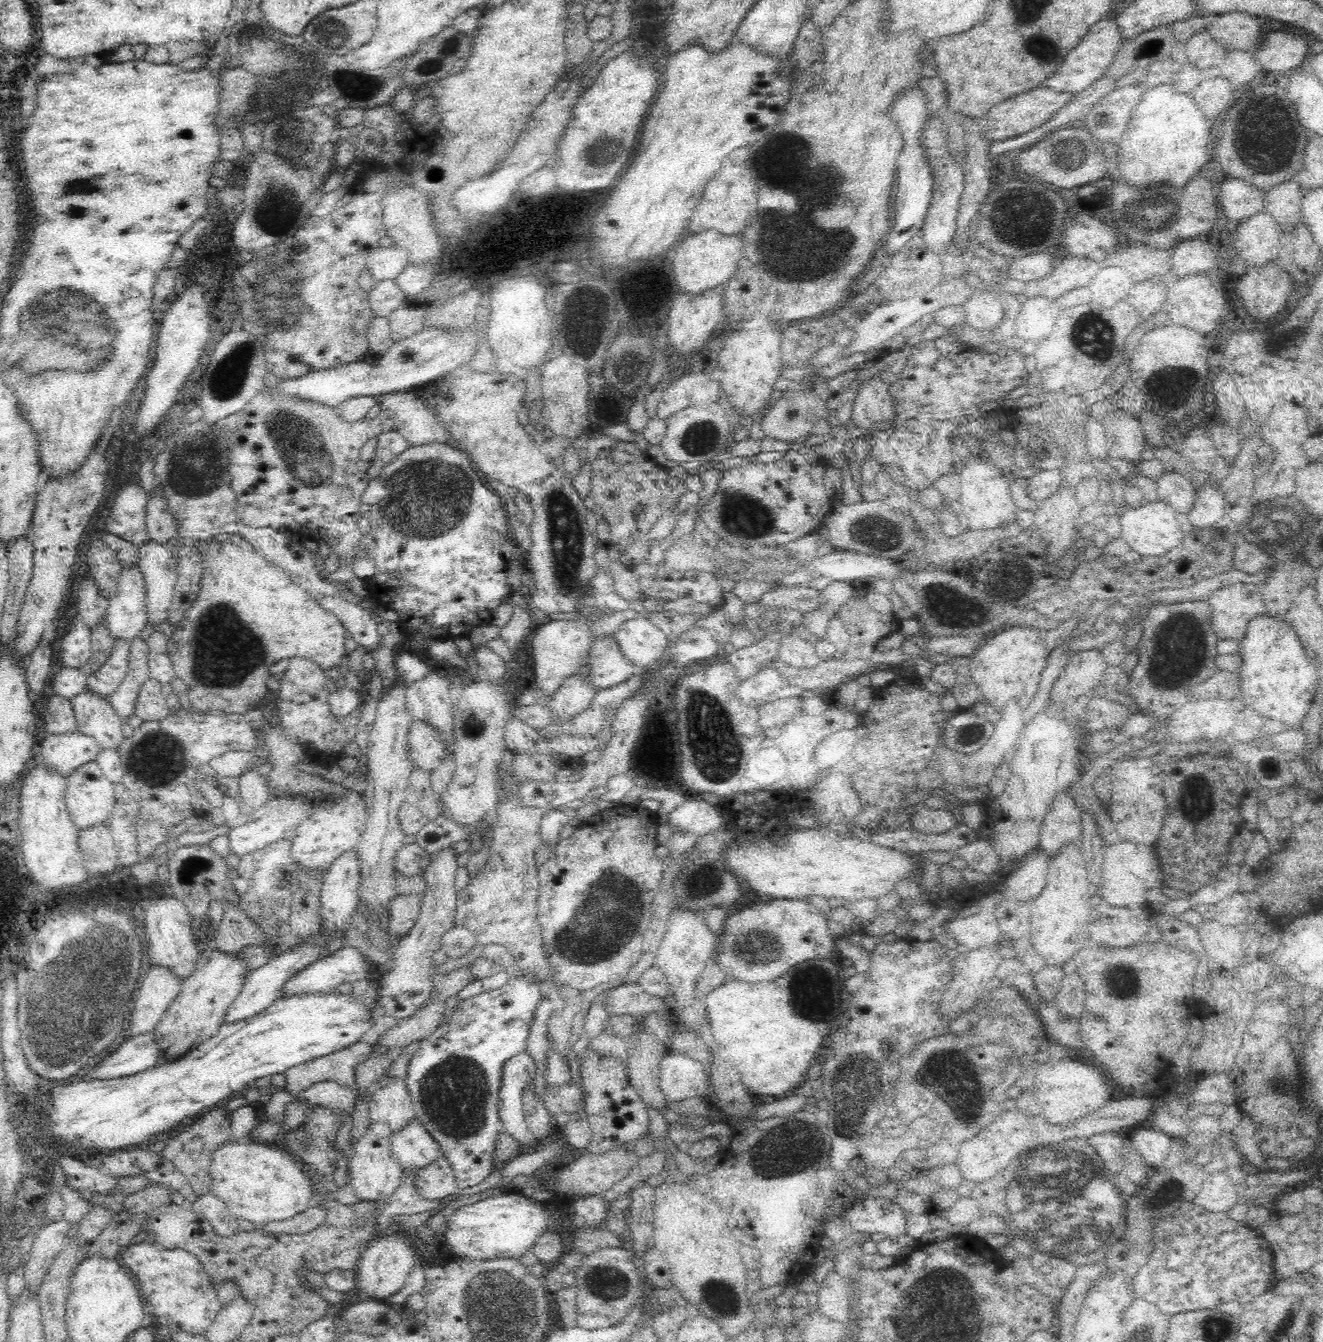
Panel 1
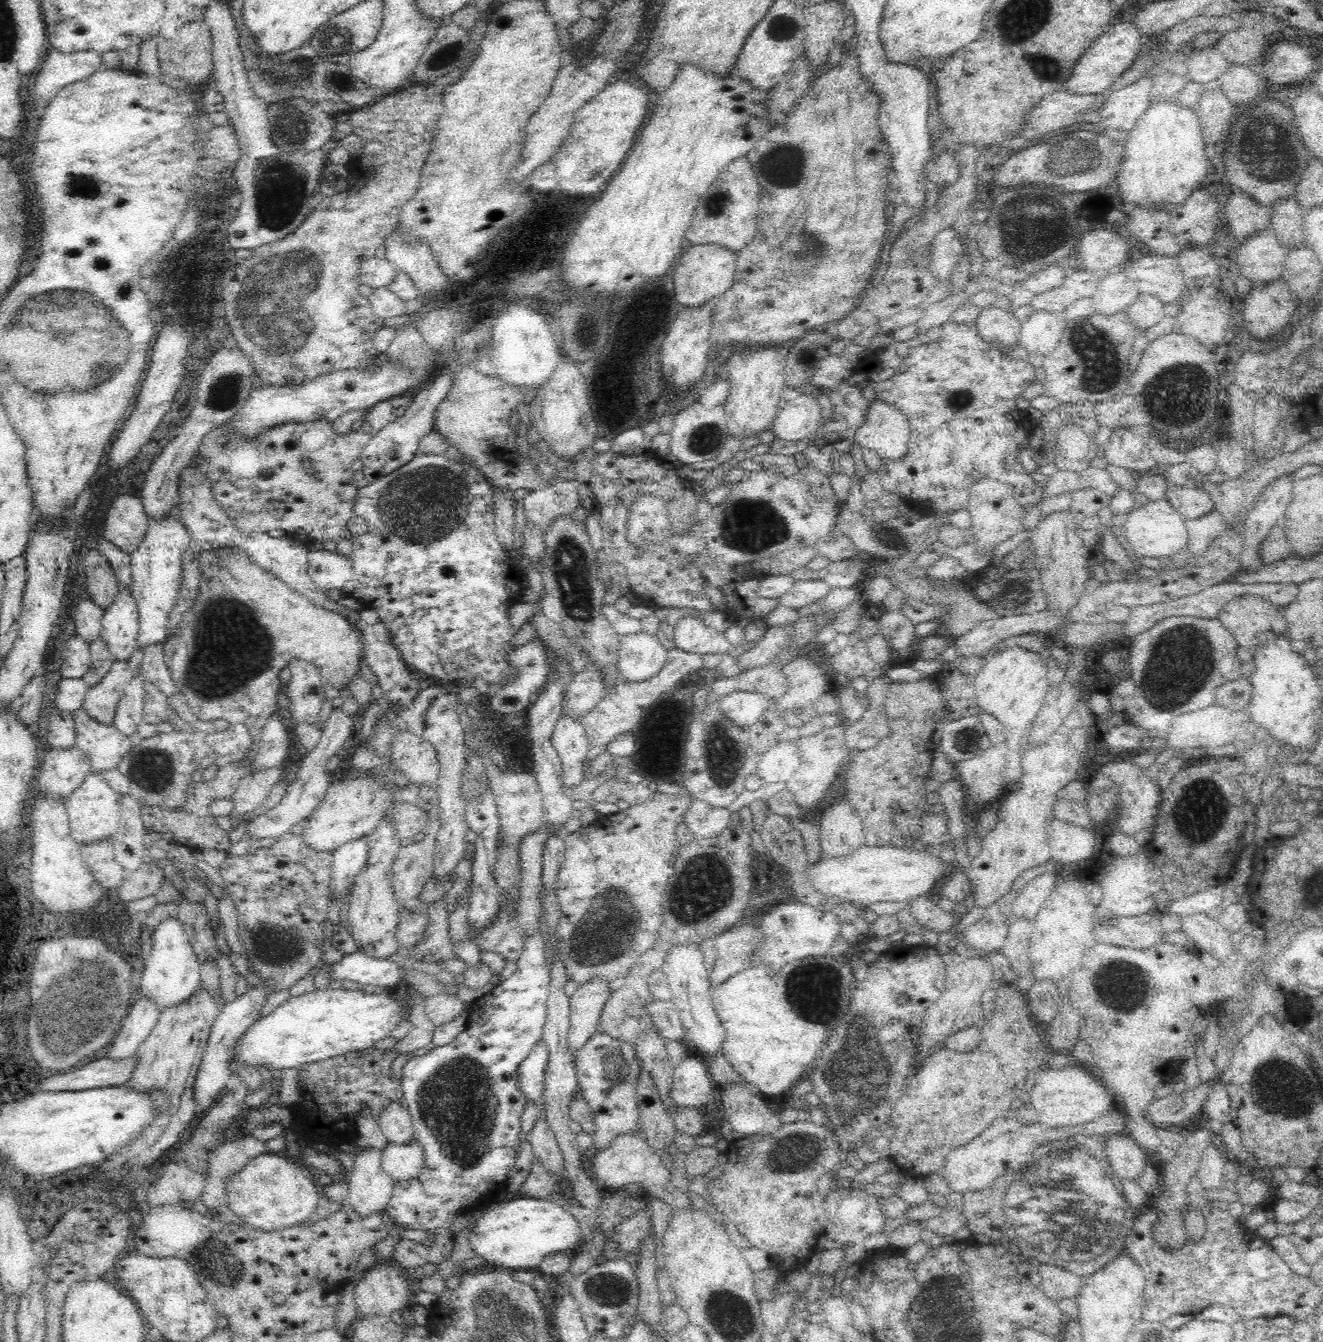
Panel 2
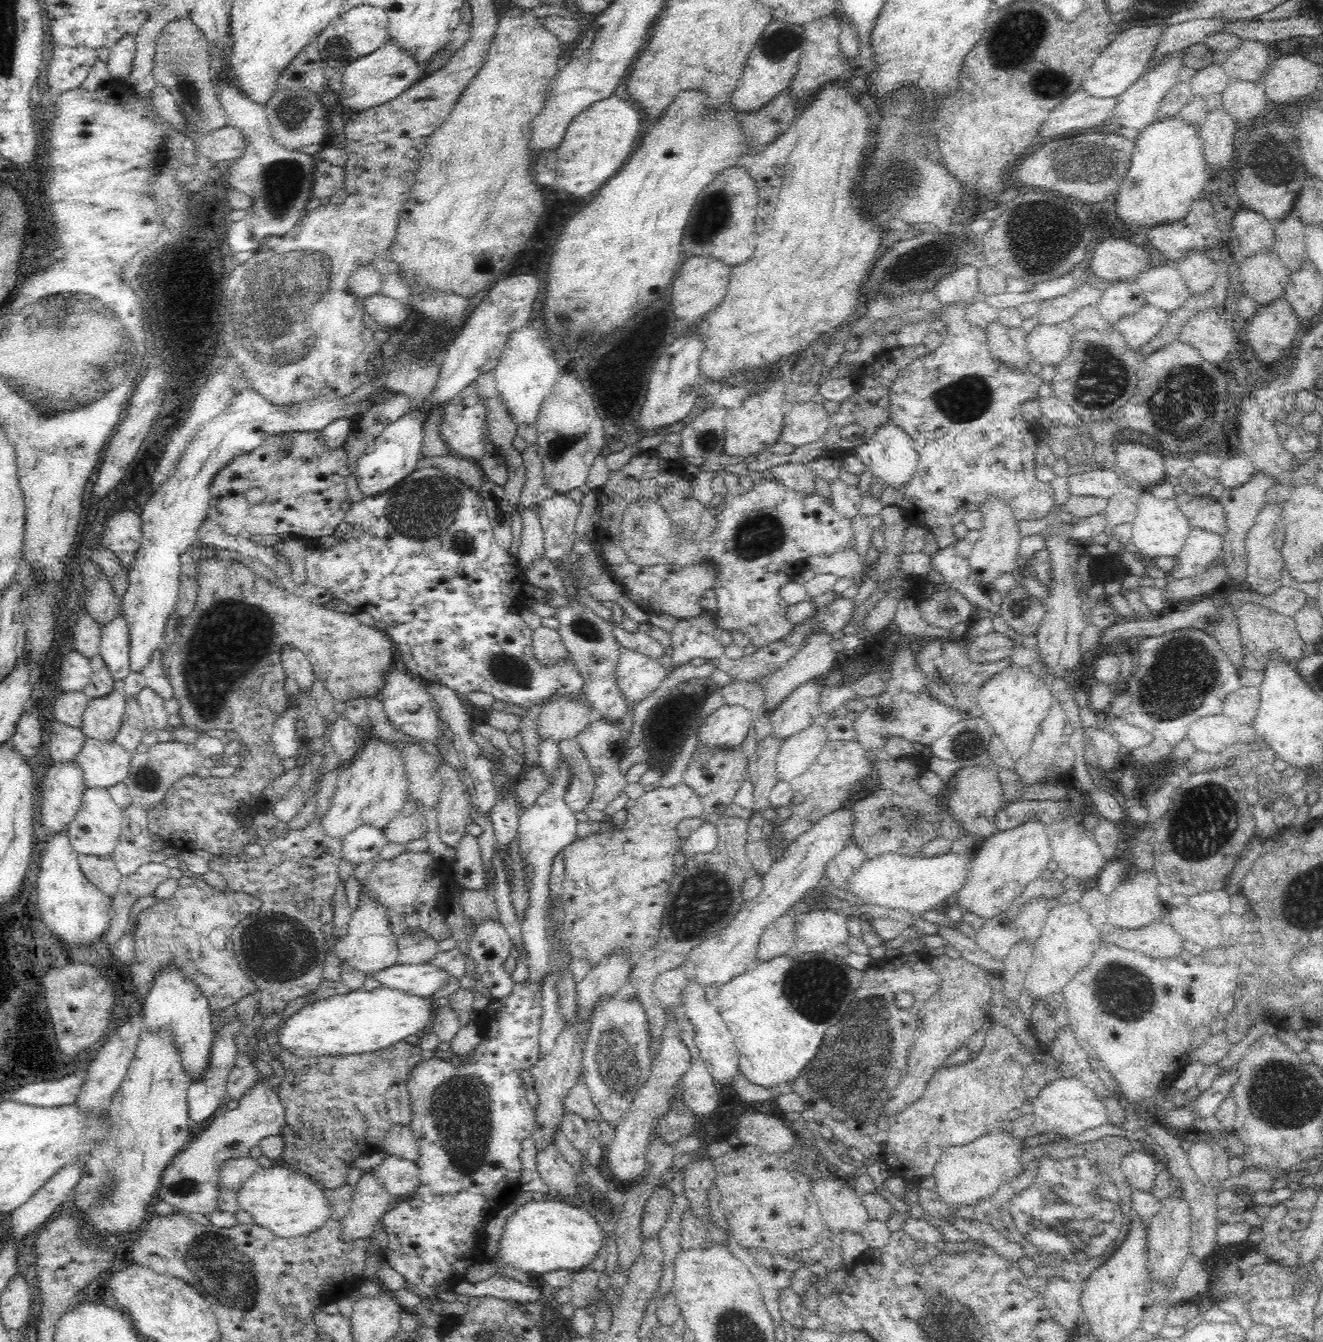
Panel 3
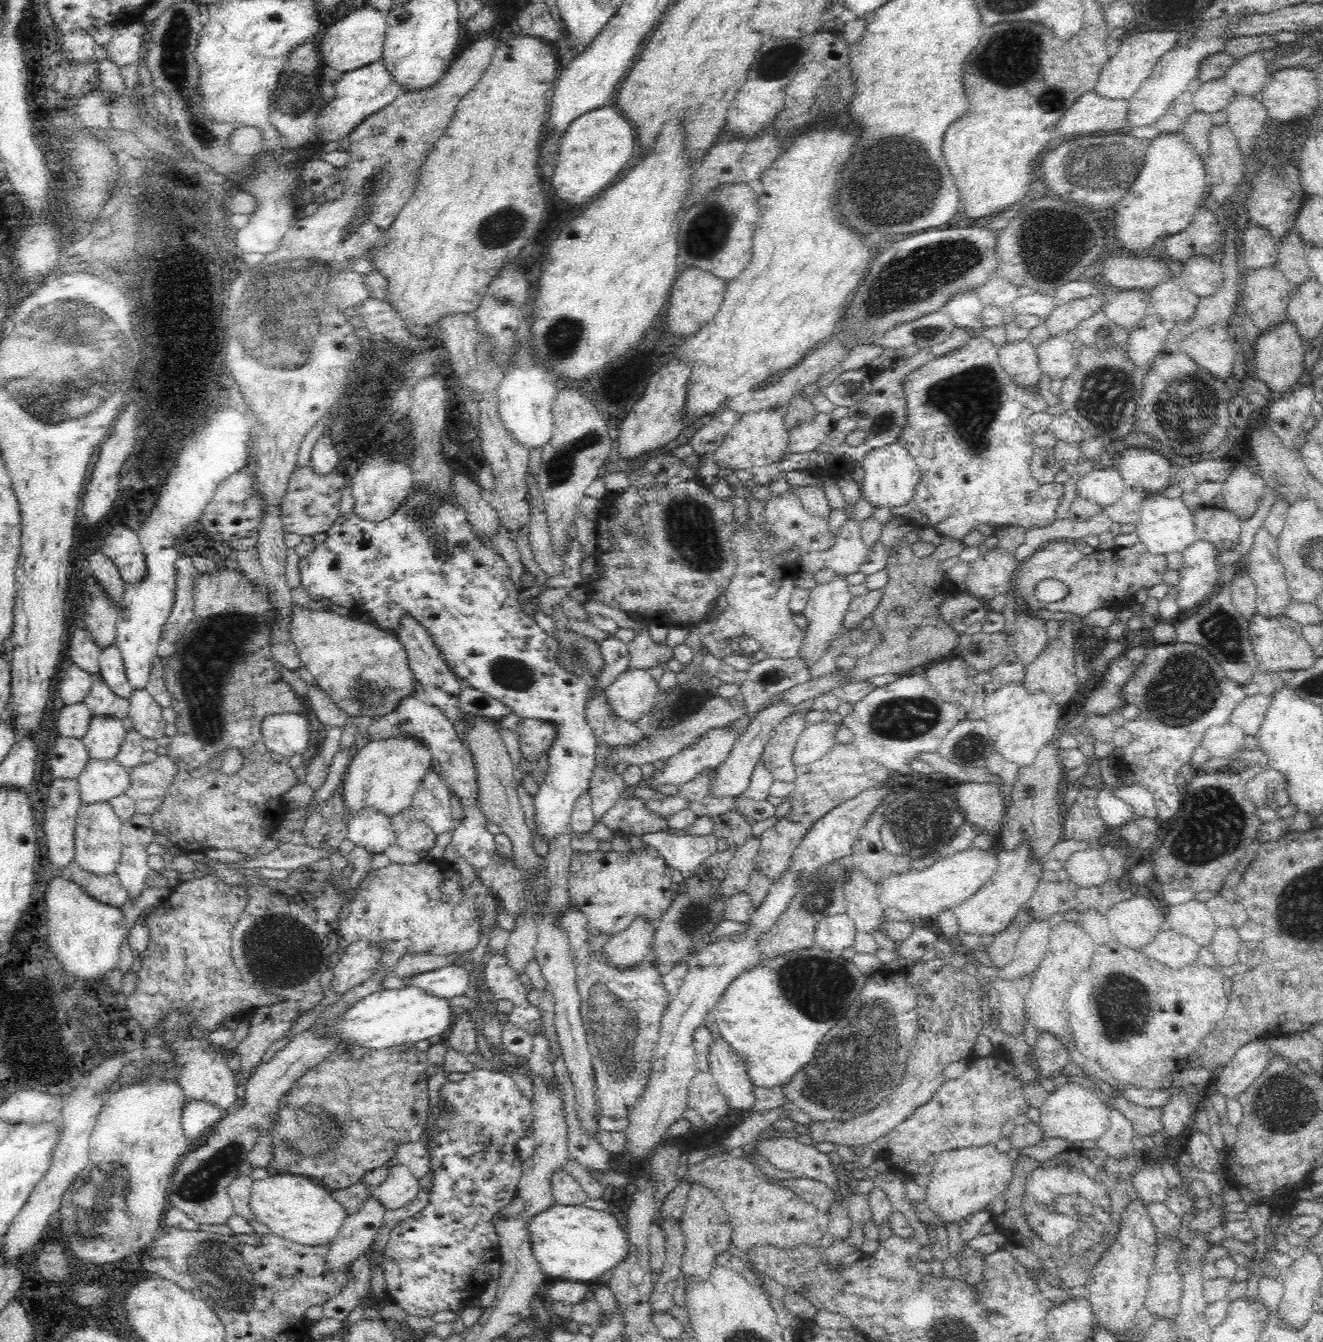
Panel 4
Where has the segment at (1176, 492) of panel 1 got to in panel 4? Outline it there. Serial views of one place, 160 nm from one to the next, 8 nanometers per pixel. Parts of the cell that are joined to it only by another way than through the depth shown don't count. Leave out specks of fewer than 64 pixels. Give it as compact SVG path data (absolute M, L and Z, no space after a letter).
M1207 505L1191 509L1200 540L1214 543L1217 550L1234 547L1240 536L1240 520L1228 509Z

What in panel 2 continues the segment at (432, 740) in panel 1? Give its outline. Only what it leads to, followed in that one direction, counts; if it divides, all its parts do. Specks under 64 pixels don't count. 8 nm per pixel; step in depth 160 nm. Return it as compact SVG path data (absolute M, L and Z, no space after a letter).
M406 731L391 745L390 758L410 783L436 787L440 767L435 747L420 736Z

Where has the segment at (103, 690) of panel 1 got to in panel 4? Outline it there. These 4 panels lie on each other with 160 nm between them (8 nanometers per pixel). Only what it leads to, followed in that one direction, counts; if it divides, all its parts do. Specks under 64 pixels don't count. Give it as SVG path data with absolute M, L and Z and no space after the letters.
M93 716L83 743L90 759L112 760L124 742L126 728L122 719L112 716Z

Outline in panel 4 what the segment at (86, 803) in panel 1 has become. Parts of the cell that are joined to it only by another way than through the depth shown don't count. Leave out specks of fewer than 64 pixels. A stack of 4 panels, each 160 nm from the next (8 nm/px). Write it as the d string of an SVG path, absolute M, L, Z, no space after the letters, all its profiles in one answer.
M96 802L96 804L82 804L79 809L78 818L74 829L74 854L76 862L80 867L92 875L107 875L114 873L120 855L122 854L122 843L120 838L122 821L116 815L109 802Z

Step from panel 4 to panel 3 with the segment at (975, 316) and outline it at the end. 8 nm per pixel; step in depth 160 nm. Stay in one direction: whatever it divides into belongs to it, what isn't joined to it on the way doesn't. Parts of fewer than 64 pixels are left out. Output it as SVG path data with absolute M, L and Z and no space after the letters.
M966 265L944 275L935 284L935 294L944 304L968 306L976 302L974 295L979 292L978 266Z

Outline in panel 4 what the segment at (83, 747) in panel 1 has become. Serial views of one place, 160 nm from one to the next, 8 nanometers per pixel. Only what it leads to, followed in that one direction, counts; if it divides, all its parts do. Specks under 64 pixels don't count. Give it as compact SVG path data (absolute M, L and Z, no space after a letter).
M53 777L48 791L46 802L46 815L43 821L41 833L45 834L46 846L50 862L53 868L62 870L75 858L74 854L74 829L78 818L80 806L83 804L80 799L79 779Z

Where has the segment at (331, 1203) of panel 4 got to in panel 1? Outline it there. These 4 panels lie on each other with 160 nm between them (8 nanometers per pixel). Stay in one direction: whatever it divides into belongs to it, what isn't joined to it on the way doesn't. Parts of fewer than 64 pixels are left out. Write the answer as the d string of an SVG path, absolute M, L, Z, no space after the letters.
M226 1142L212 1152L210 1198L227 1209L234 1222L255 1227L282 1222L300 1216L309 1209L308 1202L316 1190L313 1181L296 1156L282 1147L252 1142Z

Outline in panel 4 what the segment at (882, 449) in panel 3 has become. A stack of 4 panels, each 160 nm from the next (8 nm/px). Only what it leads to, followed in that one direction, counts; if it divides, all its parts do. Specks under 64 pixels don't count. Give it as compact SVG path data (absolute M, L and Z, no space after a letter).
M899 440L868 451L861 464L865 470L861 492L872 507L886 506L893 510L894 507L904 506L915 495L921 478L921 468Z

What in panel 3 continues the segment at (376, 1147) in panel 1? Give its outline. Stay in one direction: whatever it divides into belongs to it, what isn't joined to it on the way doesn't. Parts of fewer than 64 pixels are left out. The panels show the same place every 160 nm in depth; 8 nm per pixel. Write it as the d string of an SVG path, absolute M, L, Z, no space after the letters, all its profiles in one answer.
M372 1170L366 1171L366 1174L362 1176L362 1180L353 1187L352 1206L346 1216L341 1219L342 1236L340 1237L344 1241L355 1241L359 1238L370 1236L377 1229L378 1222L383 1220L391 1201L391 1195L379 1184L378 1178Z

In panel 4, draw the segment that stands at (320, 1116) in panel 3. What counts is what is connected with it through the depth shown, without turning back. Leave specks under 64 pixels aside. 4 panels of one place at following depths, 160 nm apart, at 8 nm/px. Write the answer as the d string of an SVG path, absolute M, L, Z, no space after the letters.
M349 1042L338 1043L322 1062L319 1062L315 1067L309 1068L294 1082L292 1088L280 1098L278 1102L279 1112L276 1114L278 1118L275 1119L274 1126L269 1131L269 1134L273 1137L273 1156L268 1170L274 1175L290 1174L308 1177L309 1179L314 1179L328 1190L340 1190L341 1188L348 1188L354 1184L362 1183L366 1172L372 1172L372 1170L384 1166L388 1160L396 1158L400 1144L424 1140L425 1124L430 1116L428 1112L428 1079L430 1076L426 1074L428 1066L427 1051L416 1048L414 1043L401 1044L397 1047L382 1050L364 1048Z

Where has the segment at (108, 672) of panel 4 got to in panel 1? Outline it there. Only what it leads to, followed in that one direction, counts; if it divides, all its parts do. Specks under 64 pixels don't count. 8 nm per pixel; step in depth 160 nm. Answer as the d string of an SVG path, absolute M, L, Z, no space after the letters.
M137 564L124 567L118 577L115 595L109 599L104 620L113 639L131 642L142 632L148 623L145 601L144 573Z

